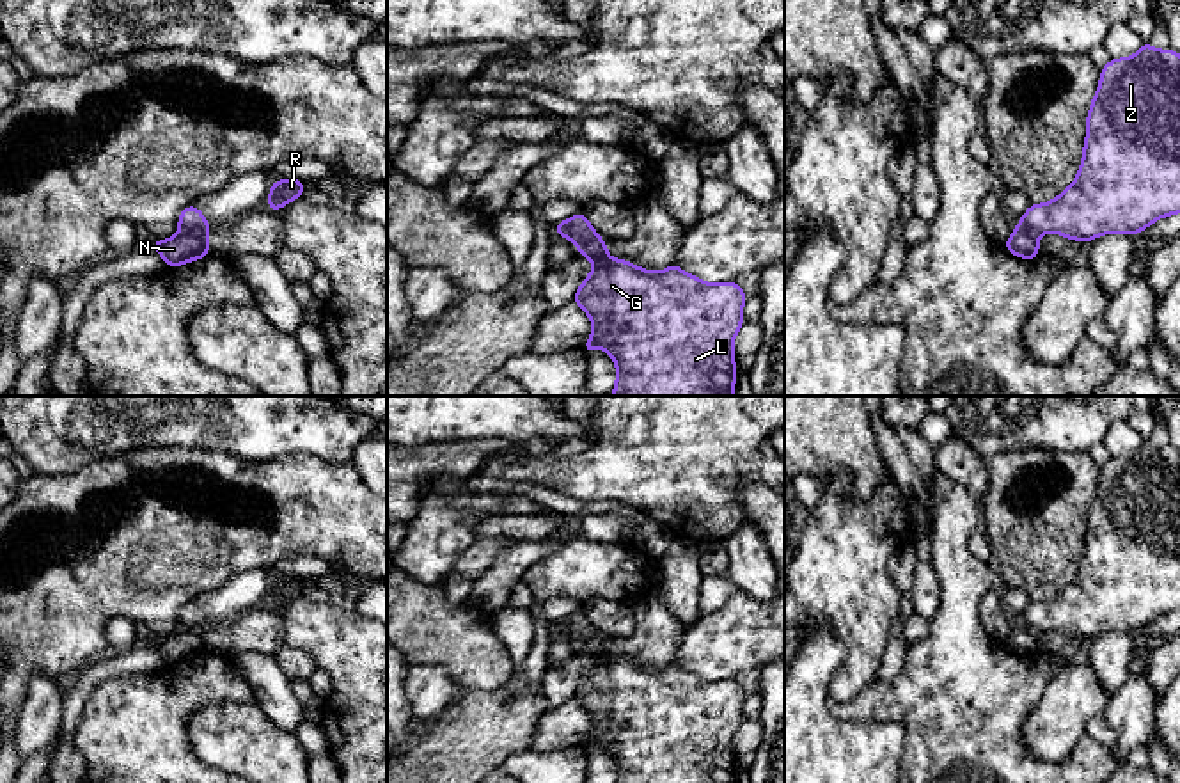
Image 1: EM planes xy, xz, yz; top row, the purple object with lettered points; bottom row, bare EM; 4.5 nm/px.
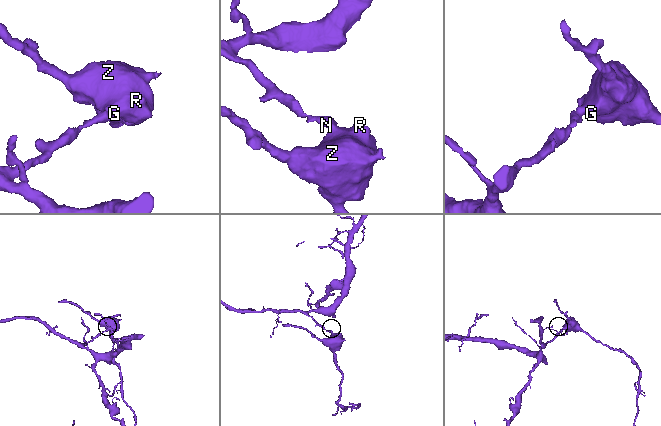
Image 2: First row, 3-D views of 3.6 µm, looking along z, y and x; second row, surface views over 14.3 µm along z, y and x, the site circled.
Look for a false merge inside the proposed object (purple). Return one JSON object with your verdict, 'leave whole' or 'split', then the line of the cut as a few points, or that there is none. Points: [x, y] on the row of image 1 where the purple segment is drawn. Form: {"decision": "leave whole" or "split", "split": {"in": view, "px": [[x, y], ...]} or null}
{"decision": "split", "split": {"in": "xy", "px": [[180, 228], [206, 235]]}}

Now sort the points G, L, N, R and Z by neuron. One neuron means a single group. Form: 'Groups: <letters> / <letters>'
Groups: G L R Z / N

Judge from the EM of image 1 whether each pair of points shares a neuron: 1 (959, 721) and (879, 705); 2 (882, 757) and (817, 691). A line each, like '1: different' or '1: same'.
1: same
2: same

